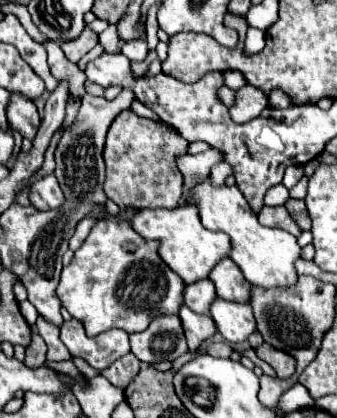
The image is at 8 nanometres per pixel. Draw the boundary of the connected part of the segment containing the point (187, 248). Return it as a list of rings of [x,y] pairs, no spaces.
[[[184,205],[176,209],[140,209],[132,219],[130,227],[146,237],[146,239],[156,239],[160,243],[158,253],[162,261],[182,277],[182,281],[194,283],[200,279],[206,279],[210,269],[222,259],[228,257],[230,251],[230,237],[220,231],[208,231],[200,219],[198,219],[198,209],[194,205]]]

